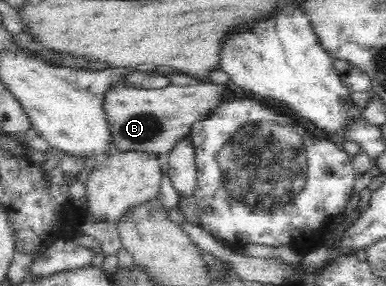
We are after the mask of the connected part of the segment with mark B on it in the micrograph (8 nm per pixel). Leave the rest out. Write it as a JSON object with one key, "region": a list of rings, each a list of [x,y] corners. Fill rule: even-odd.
{"region":[[[195,80],[191,85],[172,83],[154,88],[124,87],[116,84],[106,91],[105,110],[110,122],[116,152],[138,151],[154,154],[159,159],[189,135],[197,121],[206,119],[220,103],[230,97],[223,84]]]}

